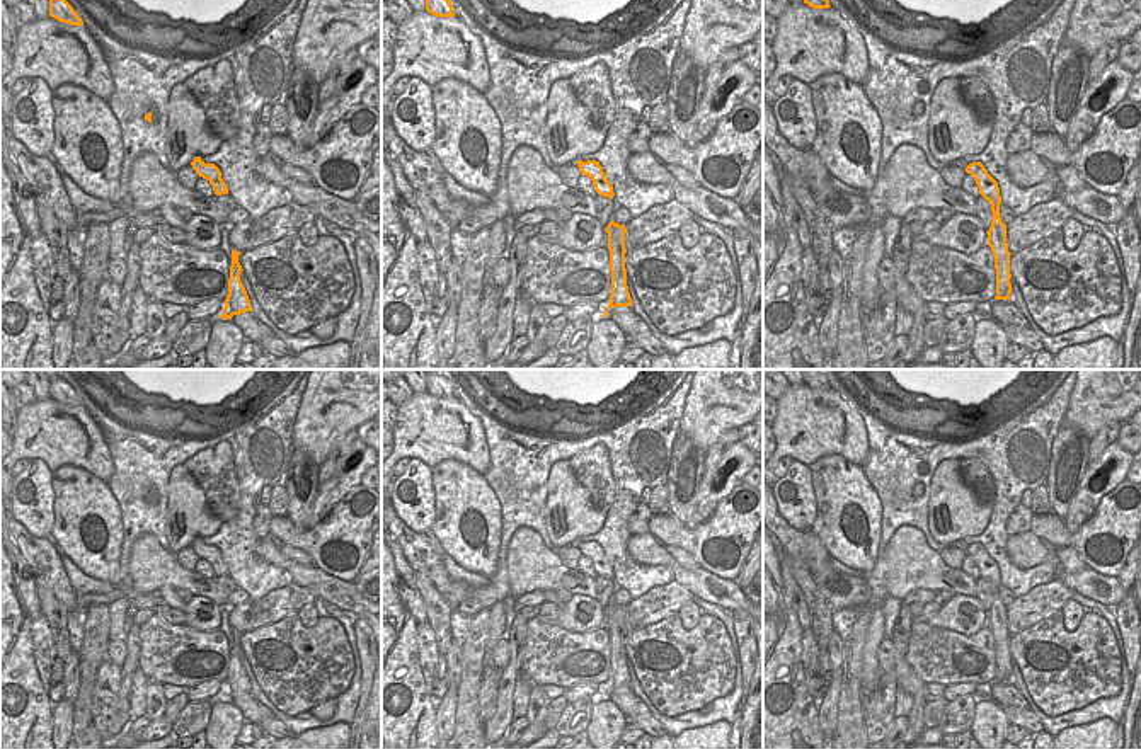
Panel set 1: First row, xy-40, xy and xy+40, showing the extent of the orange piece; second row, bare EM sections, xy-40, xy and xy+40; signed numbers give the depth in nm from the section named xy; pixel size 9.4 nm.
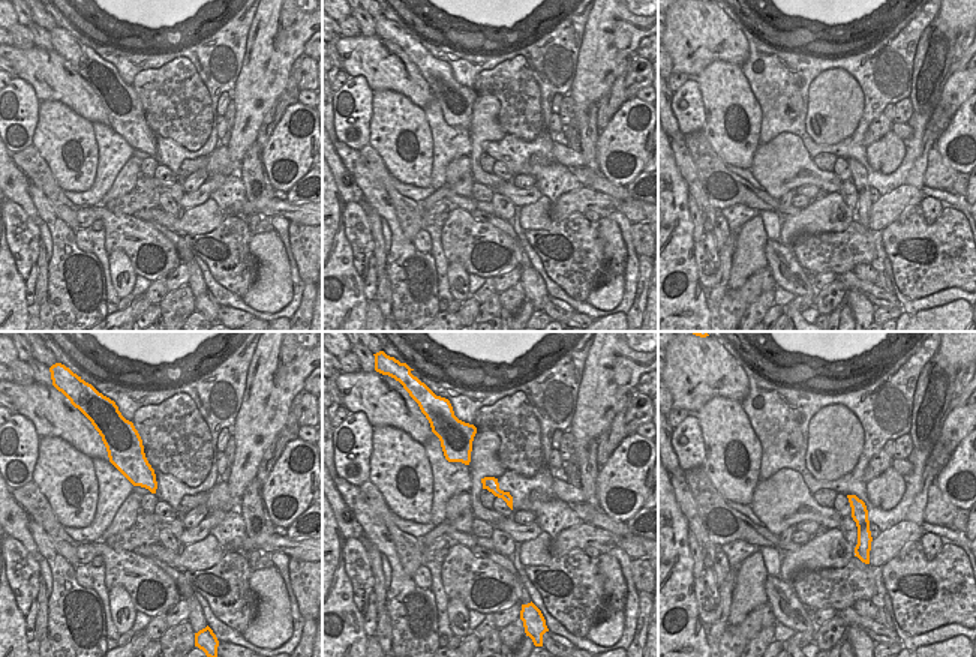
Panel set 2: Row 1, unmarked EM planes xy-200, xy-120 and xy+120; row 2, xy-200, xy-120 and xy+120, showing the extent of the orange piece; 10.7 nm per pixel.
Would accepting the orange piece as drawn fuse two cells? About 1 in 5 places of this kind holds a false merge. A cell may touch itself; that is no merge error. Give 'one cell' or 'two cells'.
one cell

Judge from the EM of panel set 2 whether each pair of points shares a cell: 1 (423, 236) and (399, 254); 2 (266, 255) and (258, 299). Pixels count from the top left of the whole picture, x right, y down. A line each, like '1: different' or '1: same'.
1: different
2: same

